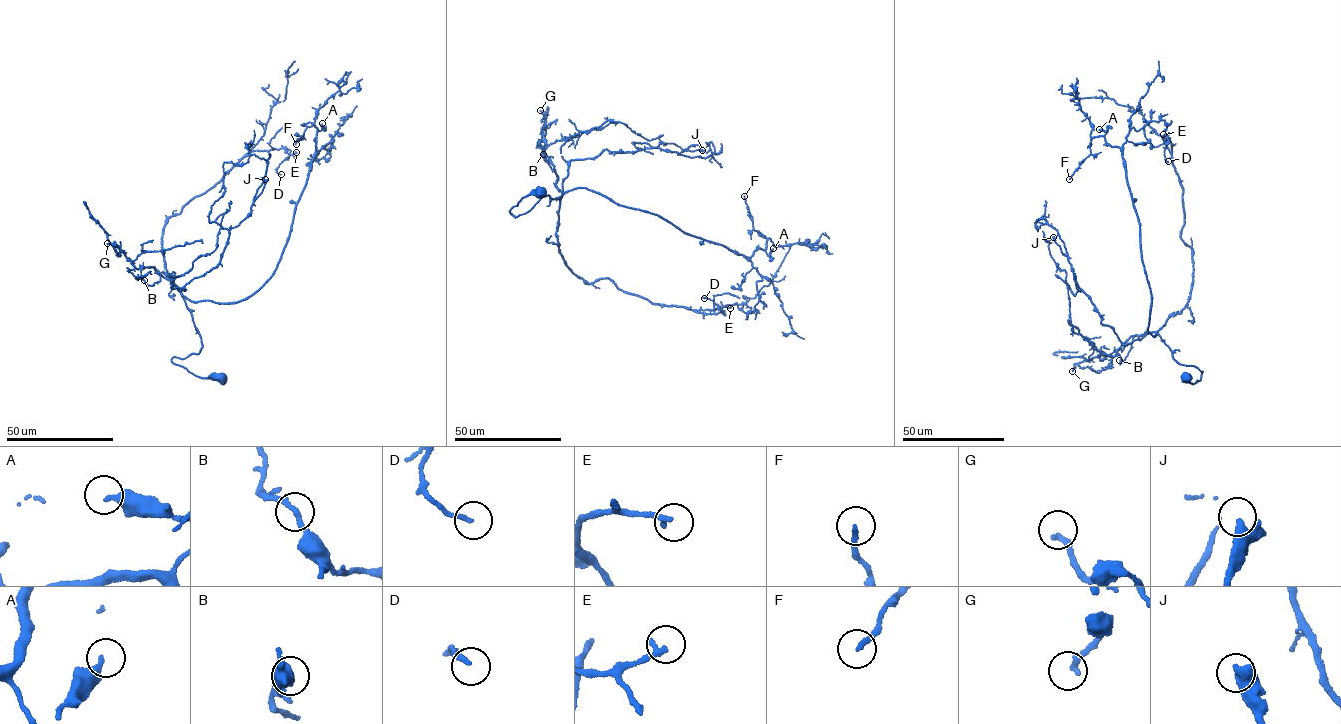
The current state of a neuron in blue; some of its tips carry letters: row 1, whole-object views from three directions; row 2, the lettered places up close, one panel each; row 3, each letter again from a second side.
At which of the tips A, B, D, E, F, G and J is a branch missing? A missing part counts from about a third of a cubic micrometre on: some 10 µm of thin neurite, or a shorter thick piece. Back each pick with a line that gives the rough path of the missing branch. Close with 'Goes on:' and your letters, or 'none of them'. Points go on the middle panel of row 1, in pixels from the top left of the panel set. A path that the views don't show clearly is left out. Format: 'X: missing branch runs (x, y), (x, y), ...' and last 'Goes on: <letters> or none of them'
Goes on: none of them

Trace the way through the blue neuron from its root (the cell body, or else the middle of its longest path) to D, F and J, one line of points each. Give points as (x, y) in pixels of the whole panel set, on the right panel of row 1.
D: (1186, 377), (1193, 384), (1202, 372), (1175, 361), (1156, 332), (1187, 304), (1193, 277), (1168, 133), (1168, 161)
F: (1186, 377), (1193, 384), (1202, 372), (1175, 361), (1147, 329), (1151, 295), (1121, 149), (1093, 138), (1069, 179)
J: (1186, 377), (1193, 384), (1202, 372), (1175, 361), (1155, 332), (1122, 343), (1101, 323), (1053, 237)

